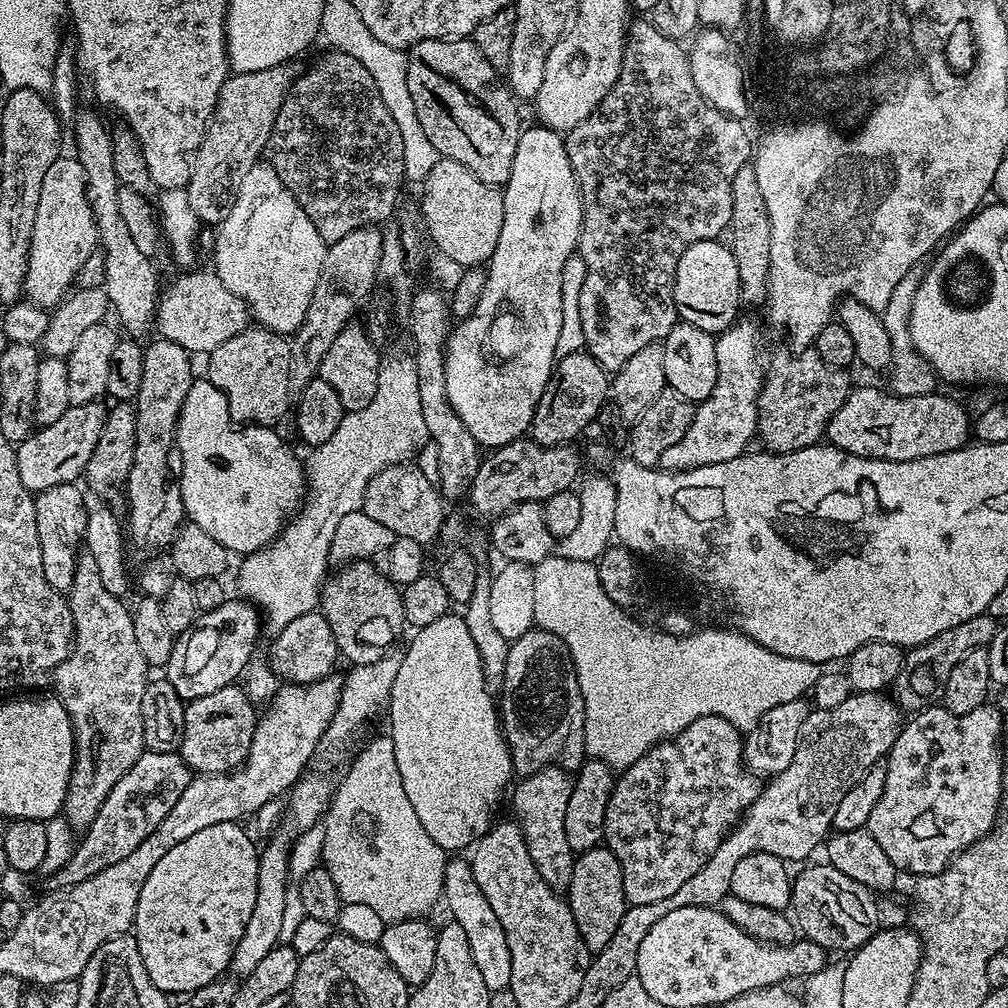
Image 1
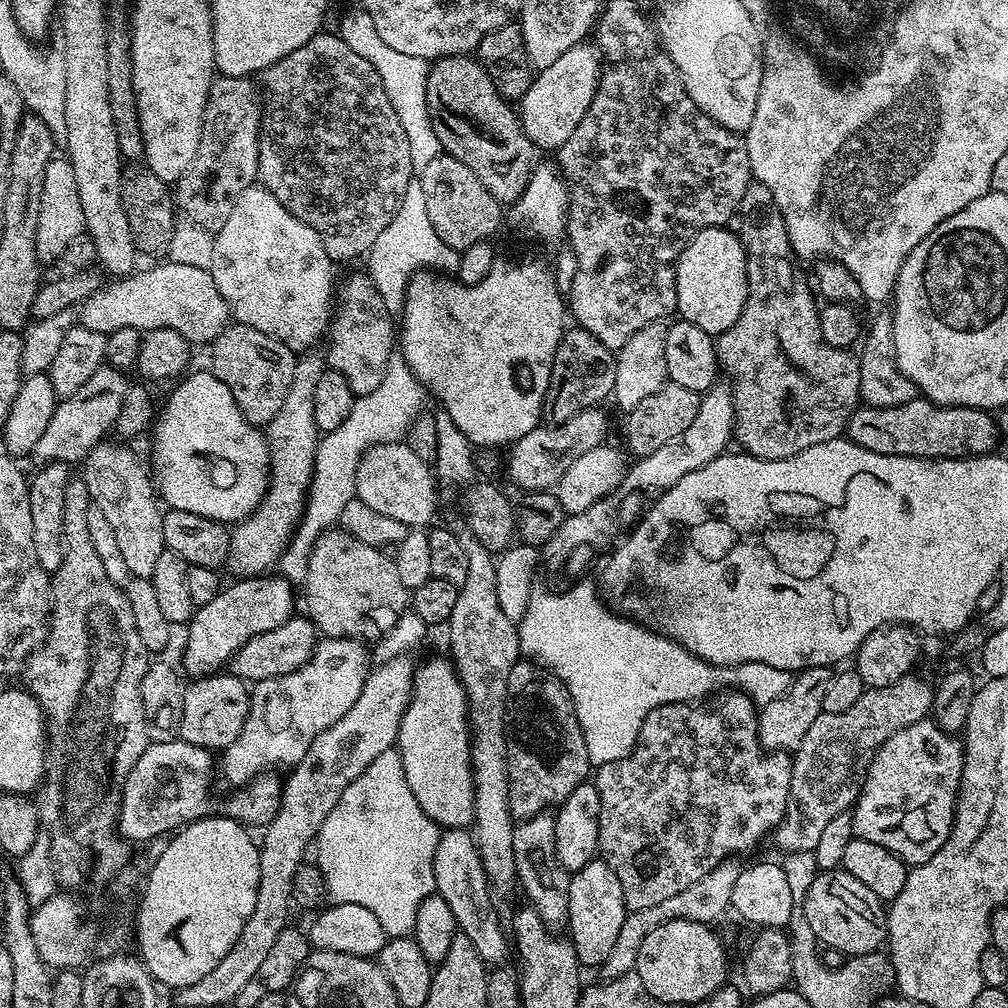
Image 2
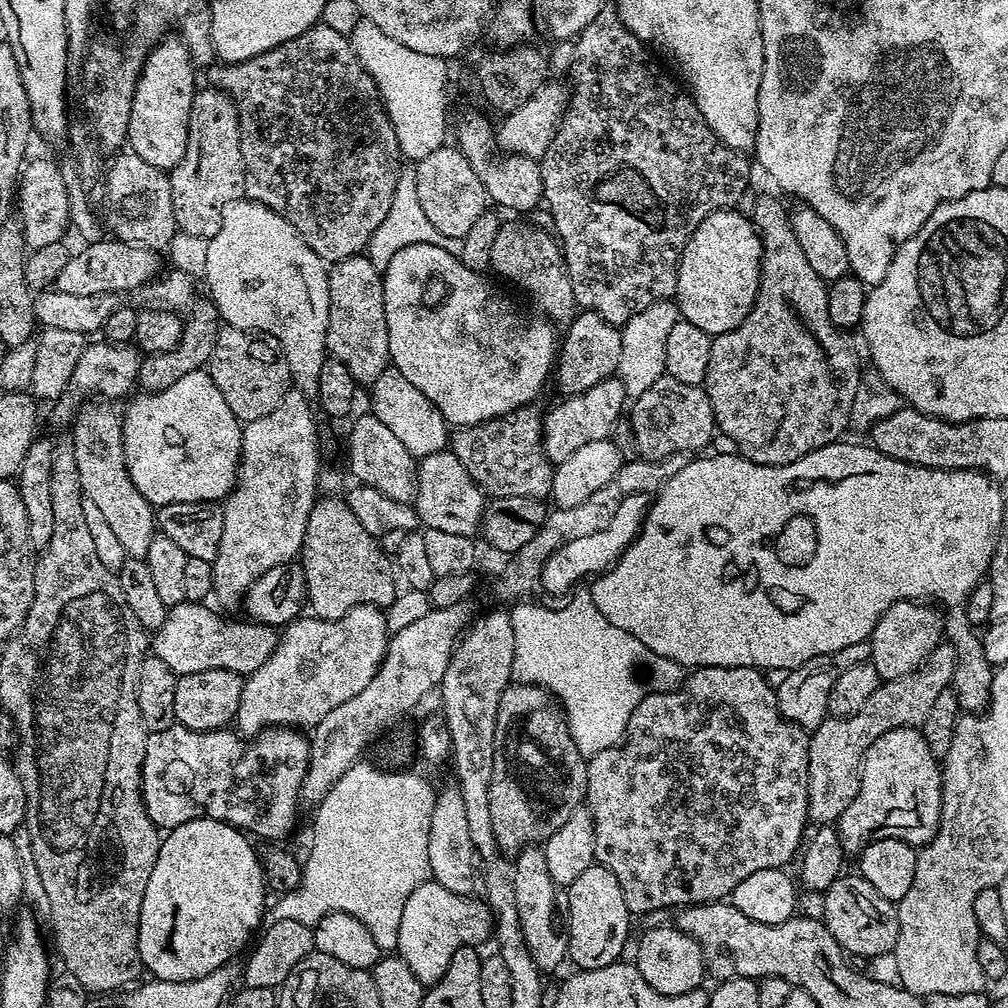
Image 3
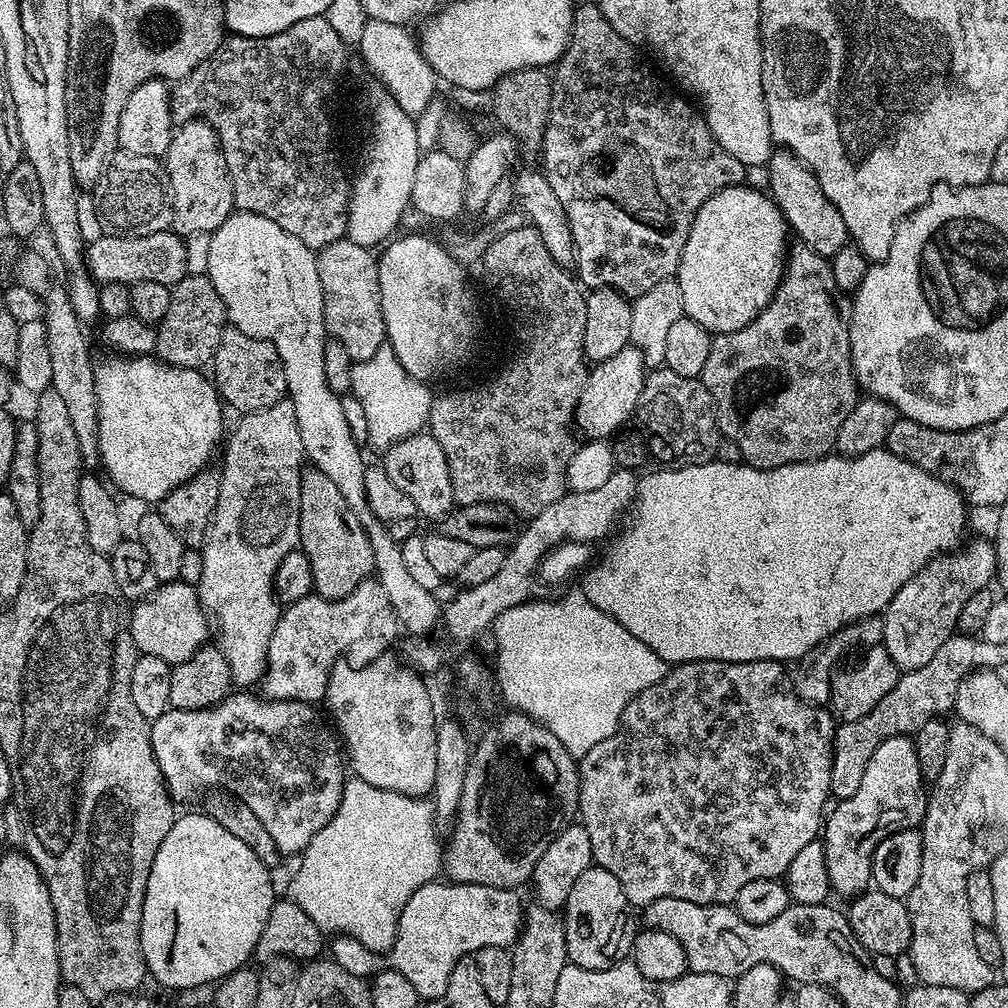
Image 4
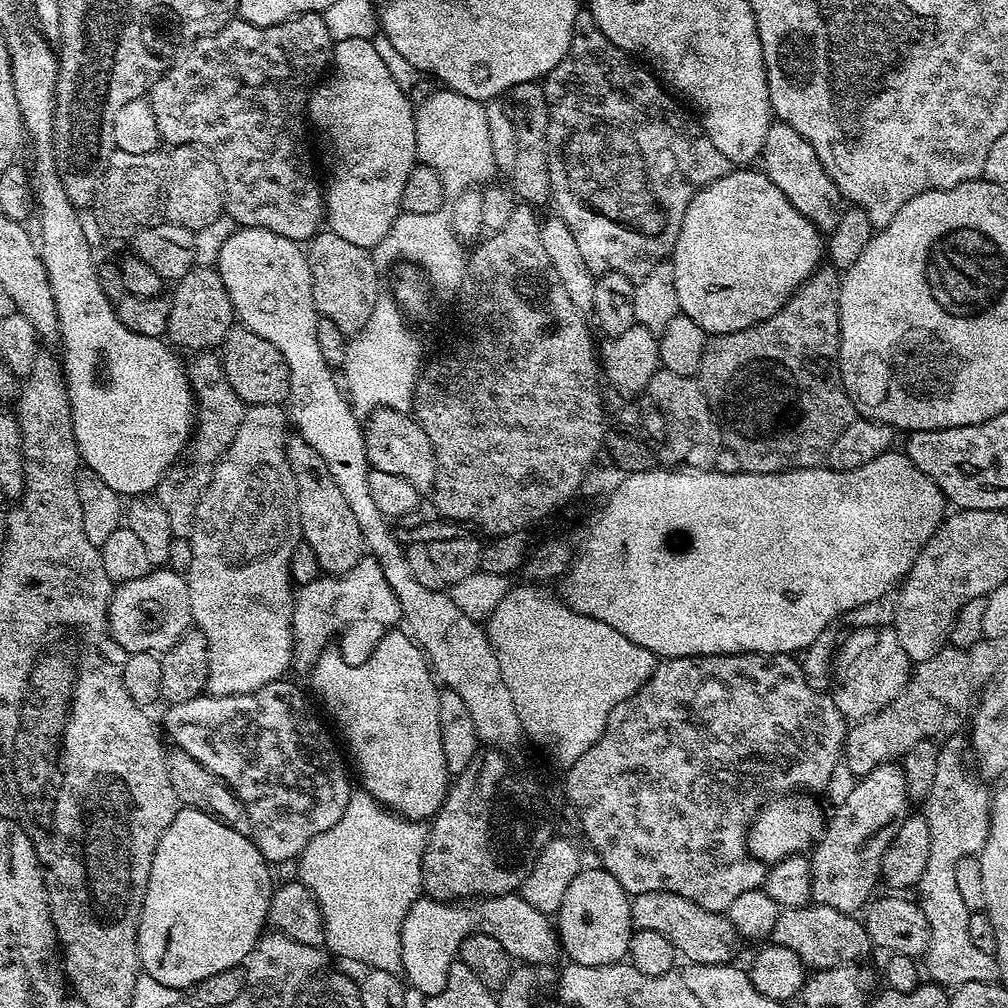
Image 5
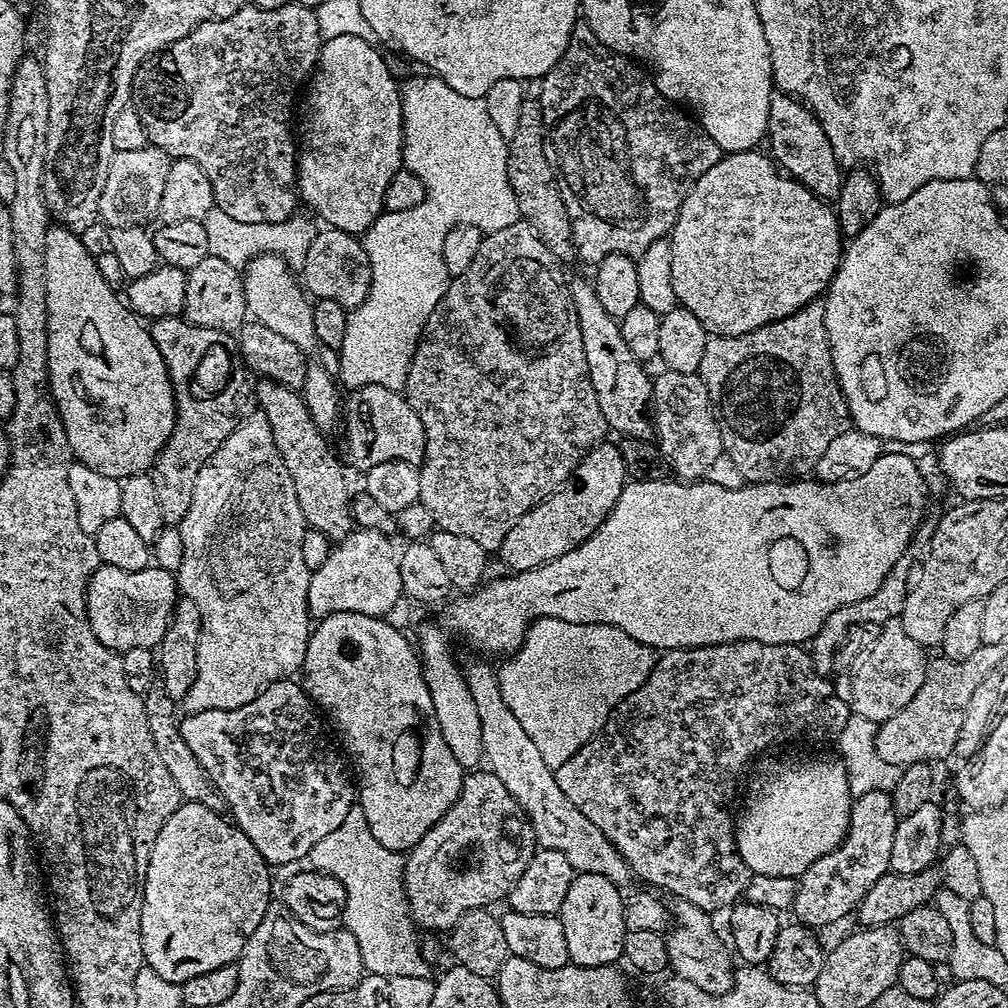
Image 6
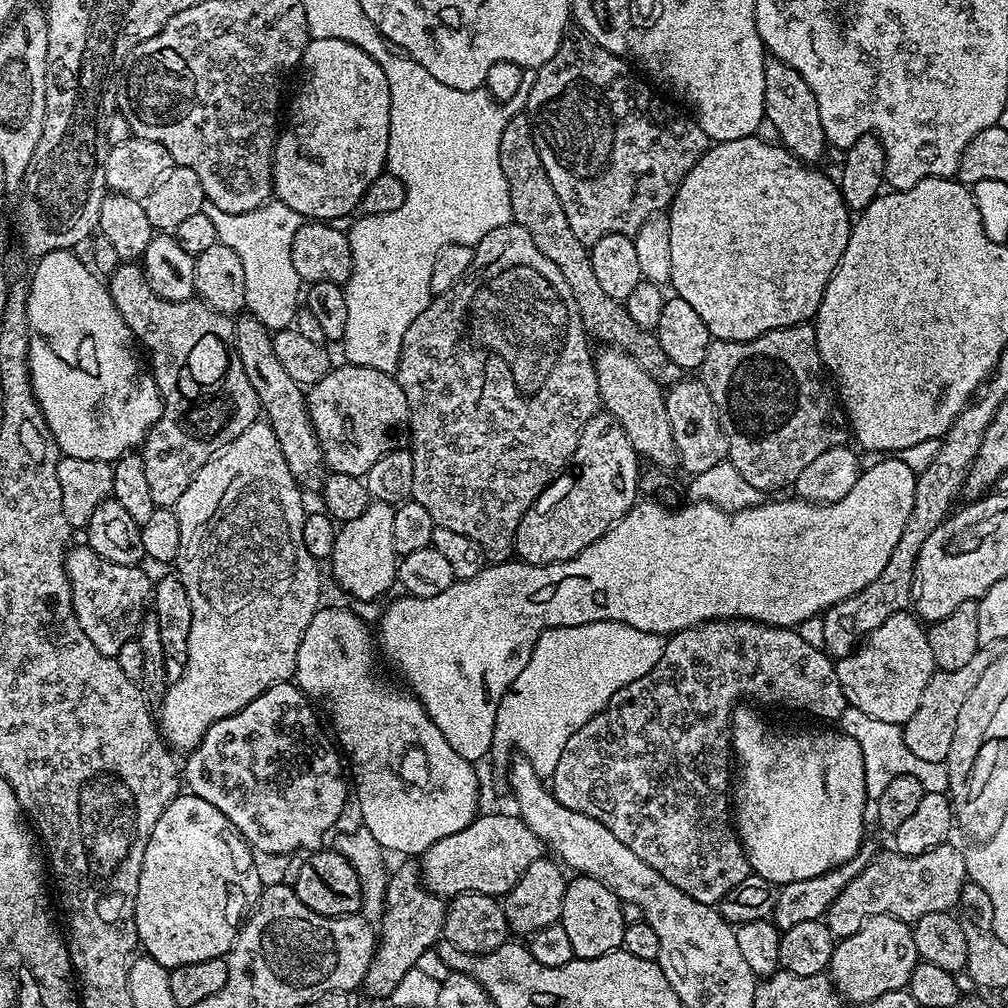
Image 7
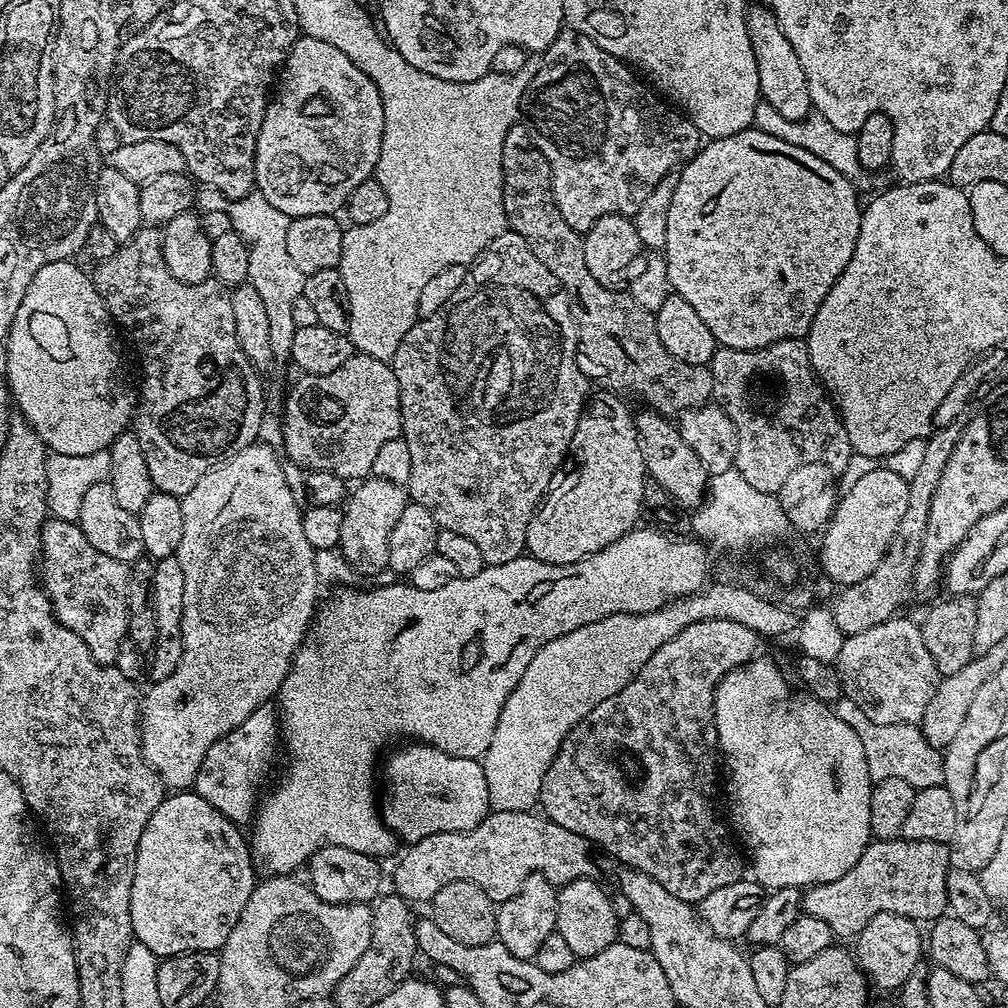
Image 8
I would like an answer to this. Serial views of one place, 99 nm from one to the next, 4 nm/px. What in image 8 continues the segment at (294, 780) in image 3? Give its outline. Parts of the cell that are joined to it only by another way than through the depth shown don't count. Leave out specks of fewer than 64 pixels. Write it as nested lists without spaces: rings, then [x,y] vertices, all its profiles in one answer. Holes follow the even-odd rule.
[[[271,703],[262,704],[240,726],[218,738],[206,750],[206,756],[198,766],[194,791],[206,798],[206,802],[210,802],[214,810],[218,810],[233,824],[247,825],[258,807],[260,787],[272,772],[272,763],[276,760],[276,748],[278,752],[281,736],[282,725],[277,709]]]

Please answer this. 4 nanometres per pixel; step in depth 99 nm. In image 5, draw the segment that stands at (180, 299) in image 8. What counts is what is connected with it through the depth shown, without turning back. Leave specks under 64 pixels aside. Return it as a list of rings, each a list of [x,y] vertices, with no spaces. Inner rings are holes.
[[[197,351],[191,358],[193,360],[189,359],[186,367],[194,397],[194,431],[183,457],[166,470],[154,490],[156,500],[162,502],[162,510],[166,510],[166,519],[170,521],[170,530],[176,538],[191,537],[198,502],[208,489],[212,471],[220,457],[234,442],[234,434],[246,411],[244,399],[236,393],[234,386],[230,386],[223,359],[215,351]]]

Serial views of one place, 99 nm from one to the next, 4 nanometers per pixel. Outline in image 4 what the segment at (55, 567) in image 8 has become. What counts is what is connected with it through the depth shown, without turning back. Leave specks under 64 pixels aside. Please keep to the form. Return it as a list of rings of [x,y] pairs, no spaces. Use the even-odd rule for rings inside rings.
[[[179,579],[170,584],[160,584],[131,609],[128,618],[128,629],[136,643],[137,653],[157,656],[173,666],[186,662],[186,658],[209,643],[208,624],[210,628],[209,617],[200,605],[199,591]]]

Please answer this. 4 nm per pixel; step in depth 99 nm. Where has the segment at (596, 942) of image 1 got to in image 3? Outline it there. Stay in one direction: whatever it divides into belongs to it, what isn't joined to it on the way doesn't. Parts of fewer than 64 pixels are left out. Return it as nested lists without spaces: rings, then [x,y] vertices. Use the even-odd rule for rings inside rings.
[[[593,862],[574,882],[567,885],[568,892],[568,928],[566,935],[568,938],[568,960],[576,963],[577,969],[601,968],[617,963],[624,952],[624,943],[628,940],[628,919],[630,913],[626,906],[626,898],[622,898],[622,886],[618,886],[618,878],[610,874],[601,864]]]

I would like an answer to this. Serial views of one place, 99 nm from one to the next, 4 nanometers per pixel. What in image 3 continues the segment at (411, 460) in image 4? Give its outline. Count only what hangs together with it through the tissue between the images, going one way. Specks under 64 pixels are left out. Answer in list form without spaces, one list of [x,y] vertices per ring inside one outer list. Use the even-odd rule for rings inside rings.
[[[445,450],[419,457],[416,466],[414,507],[424,528],[475,537],[482,528],[486,493],[476,485],[474,478],[470,478],[466,466],[458,462],[456,455],[451,450]]]

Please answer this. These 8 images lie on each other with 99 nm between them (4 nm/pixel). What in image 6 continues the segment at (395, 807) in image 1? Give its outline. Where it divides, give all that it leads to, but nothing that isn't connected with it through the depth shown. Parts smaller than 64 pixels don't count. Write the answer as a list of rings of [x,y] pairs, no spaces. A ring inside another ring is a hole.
[[[353,806],[350,814],[346,814],[346,822],[338,826],[338,830],[326,834],[314,850],[306,858],[307,863],[315,871],[325,872],[331,876],[337,876],[344,884],[346,890],[346,906],[344,907],[343,927],[358,942],[362,950],[362,962],[364,963],[365,973],[373,972],[382,974],[389,978],[398,975],[410,975],[411,977],[422,978],[428,976],[428,960],[424,957],[424,952],[420,949],[420,944],[416,941],[418,925],[412,919],[412,912],[408,909],[408,899],[404,889],[404,856],[394,850],[386,850],[374,834],[370,834],[370,826],[366,822],[366,814],[358,806]]]

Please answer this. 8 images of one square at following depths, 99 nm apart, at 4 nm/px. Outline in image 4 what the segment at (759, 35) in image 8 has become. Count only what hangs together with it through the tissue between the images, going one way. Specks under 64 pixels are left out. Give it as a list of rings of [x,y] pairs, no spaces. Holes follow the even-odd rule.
[[[787,150],[773,151],[766,165],[767,172],[767,191],[799,243],[814,250],[814,254],[829,258],[846,247],[850,237],[846,222],[842,222],[842,214],[838,214],[826,194],[822,194],[822,186],[818,186],[816,175],[794,153]]]

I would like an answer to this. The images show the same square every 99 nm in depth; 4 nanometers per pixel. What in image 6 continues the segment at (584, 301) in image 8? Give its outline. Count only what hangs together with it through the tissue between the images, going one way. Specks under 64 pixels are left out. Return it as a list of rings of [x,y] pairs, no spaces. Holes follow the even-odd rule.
[[[525,98],[522,102],[522,114],[518,114],[518,130],[514,138],[508,141],[508,177],[514,190],[514,198],[518,202],[520,219],[525,220],[542,238],[542,242],[556,255],[557,260],[567,262],[577,259],[576,247],[572,245],[572,227],[570,214],[566,210],[566,202],[562,202],[562,190],[558,190],[558,182],[554,170],[544,153],[544,116],[540,113],[540,101],[536,98]]]

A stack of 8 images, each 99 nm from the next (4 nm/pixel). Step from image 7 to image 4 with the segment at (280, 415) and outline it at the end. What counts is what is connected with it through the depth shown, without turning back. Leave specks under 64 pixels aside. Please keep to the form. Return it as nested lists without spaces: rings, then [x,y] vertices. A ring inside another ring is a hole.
[[[308,466],[300,473],[300,551],[310,558],[314,574],[312,587],[315,595],[327,600],[341,600],[353,592],[363,580],[374,572],[374,550],[362,530],[362,522],[346,506],[342,490],[326,478],[317,468]]]

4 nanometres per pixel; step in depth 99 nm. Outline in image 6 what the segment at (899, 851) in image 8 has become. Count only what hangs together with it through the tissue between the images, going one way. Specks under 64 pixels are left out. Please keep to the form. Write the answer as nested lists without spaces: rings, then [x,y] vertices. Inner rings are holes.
[[[953,844],[953,848],[949,852],[947,849],[939,861],[940,876],[936,870],[918,874],[898,874],[889,871],[887,876],[878,878],[878,882],[874,882],[874,886],[870,886],[870,890],[862,898],[859,908],[854,913],[855,919],[860,919],[859,923],[864,926],[895,925],[906,914],[910,914],[910,910],[925,907],[935,897],[941,885],[958,894],[958,898],[963,900],[971,902],[979,898],[982,894],[982,878],[978,878],[978,866],[964,844]]]

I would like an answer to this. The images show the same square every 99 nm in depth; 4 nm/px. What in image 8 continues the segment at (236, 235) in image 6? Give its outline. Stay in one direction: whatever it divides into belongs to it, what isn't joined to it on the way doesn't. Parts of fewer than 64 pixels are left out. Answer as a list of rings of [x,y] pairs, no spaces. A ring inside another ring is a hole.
[[[208,188],[201,191],[198,196],[199,203],[205,209],[228,211],[232,230],[244,240],[249,252],[249,268],[247,283],[258,290],[262,297],[262,306],[266,306],[266,315],[270,322],[270,350],[272,351],[273,363],[267,373],[268,380],[264,394],[264,413],[258,426],[256,440],[261,444],[280,450],[284,446],[284,425],[282,417],[284,414],[284,398],[286,395],[285,385],[280,385],[284,380],[284,368],[280,365],[280,360],[289,361],[290,345],[294,342],[296,326],[293,321],[293,305],[297,298],[301,297],[304,291],[305,273],[290,262],[290,254],[286,254],[286,230],[290,217],[282,214],[282,210],[270,206],[266,198],[258,191],[251,191],[248,195],[237,200],[228,200],[216,188]]]

